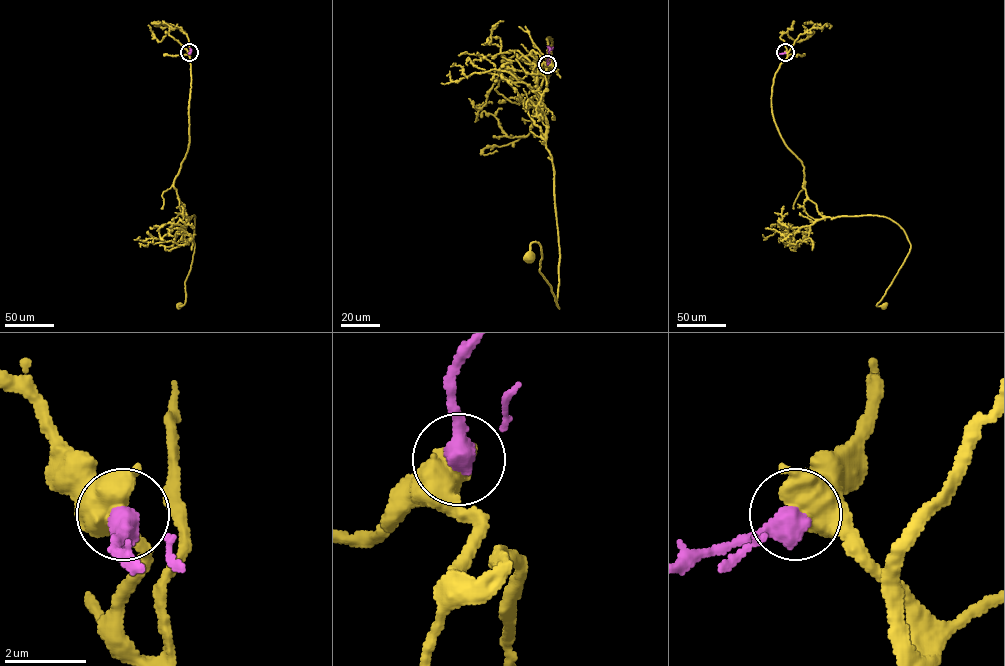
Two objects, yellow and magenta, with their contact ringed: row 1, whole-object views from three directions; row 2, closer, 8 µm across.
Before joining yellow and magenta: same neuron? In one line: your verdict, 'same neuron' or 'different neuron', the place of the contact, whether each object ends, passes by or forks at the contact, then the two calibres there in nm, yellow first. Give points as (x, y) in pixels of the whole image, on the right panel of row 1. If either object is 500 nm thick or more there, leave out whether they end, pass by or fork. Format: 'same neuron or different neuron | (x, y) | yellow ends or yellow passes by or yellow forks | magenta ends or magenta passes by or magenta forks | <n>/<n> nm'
different neuron | (785, 52) | 750/600 nm

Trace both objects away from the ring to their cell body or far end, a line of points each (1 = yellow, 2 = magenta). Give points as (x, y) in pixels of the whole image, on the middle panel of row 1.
1: (547, 64), (549, 37), (540, 89), (517, 99), (553, 166), (559, 308), (538, 243), (529, 259)
2: (547, 64), (549, 48)

